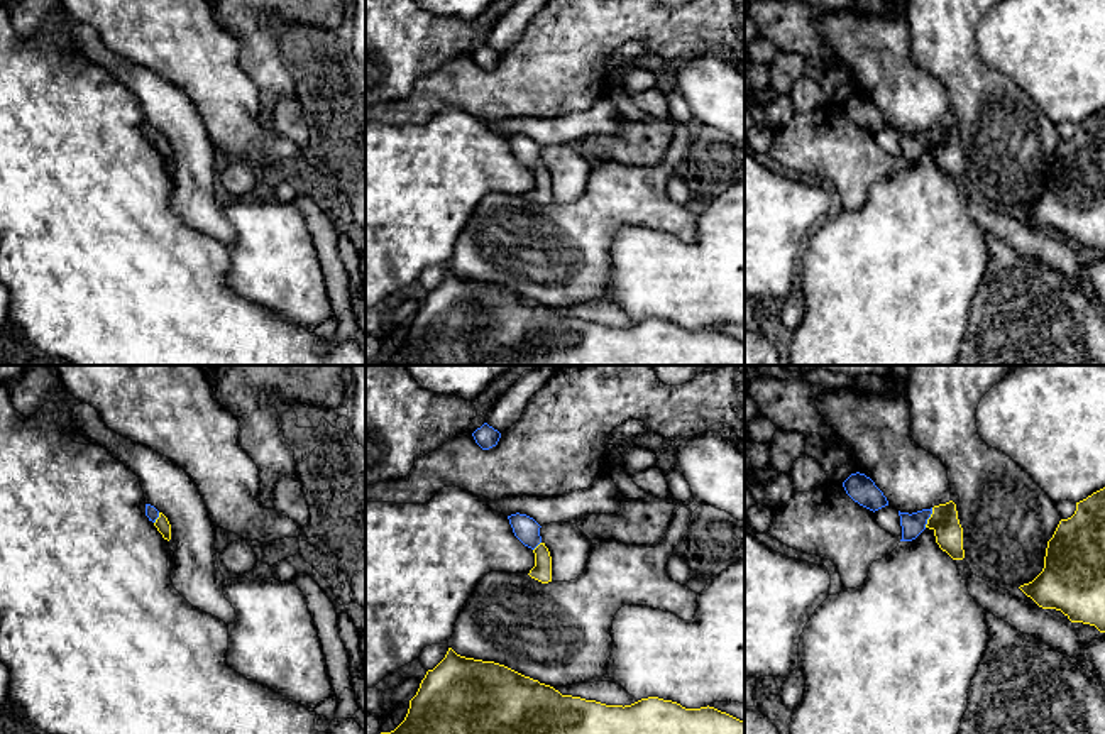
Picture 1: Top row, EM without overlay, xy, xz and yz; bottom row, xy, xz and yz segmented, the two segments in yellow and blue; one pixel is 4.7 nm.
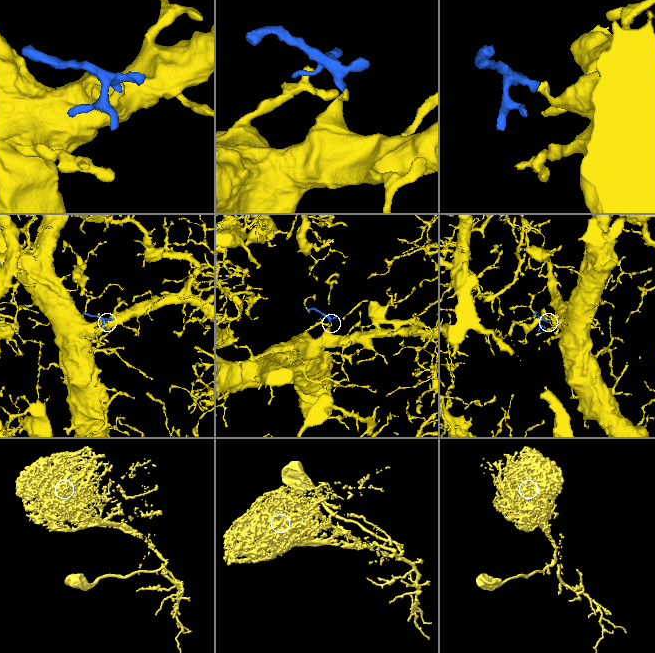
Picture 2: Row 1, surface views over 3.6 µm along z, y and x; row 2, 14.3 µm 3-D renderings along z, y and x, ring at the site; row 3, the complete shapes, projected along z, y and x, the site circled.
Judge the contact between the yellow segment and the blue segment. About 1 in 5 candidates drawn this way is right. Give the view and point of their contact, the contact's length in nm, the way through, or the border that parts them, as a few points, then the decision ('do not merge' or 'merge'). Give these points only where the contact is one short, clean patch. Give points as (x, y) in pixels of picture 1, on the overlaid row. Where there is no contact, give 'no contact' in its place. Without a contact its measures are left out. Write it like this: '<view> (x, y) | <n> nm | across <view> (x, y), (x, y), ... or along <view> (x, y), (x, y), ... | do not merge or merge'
yz (929, 518) | 100 nm | across yz (948, 531), (929, 518), (912, 525) | merge

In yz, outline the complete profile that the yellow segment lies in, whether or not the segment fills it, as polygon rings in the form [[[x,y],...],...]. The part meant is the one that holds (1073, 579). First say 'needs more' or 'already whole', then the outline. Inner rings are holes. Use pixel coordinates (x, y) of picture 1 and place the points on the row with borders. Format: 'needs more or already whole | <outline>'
already whole | [[[1105,487],[1076,502],[1075,514],[1059,521],[1047,541],[1042,572],[1019,589],[1039,607],[1061,611],[1071,622],[1090,624],[1105,633]]]

